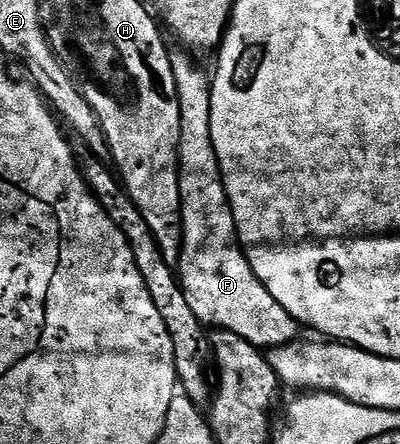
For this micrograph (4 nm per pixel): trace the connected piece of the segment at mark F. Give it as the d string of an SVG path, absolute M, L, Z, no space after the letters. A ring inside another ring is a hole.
M183 50L171 54L173 80L177 82L177 98L181 102L179 189L183 199L183 249L177 265L179 285L183 287L185 302L189 302L193 314L205 326L229 330L260 350L292 344L300 339L301 325L265 290L239 244L233 210L225 194L217 150L213 146L211 76L203 73L194 59L194 55Z

